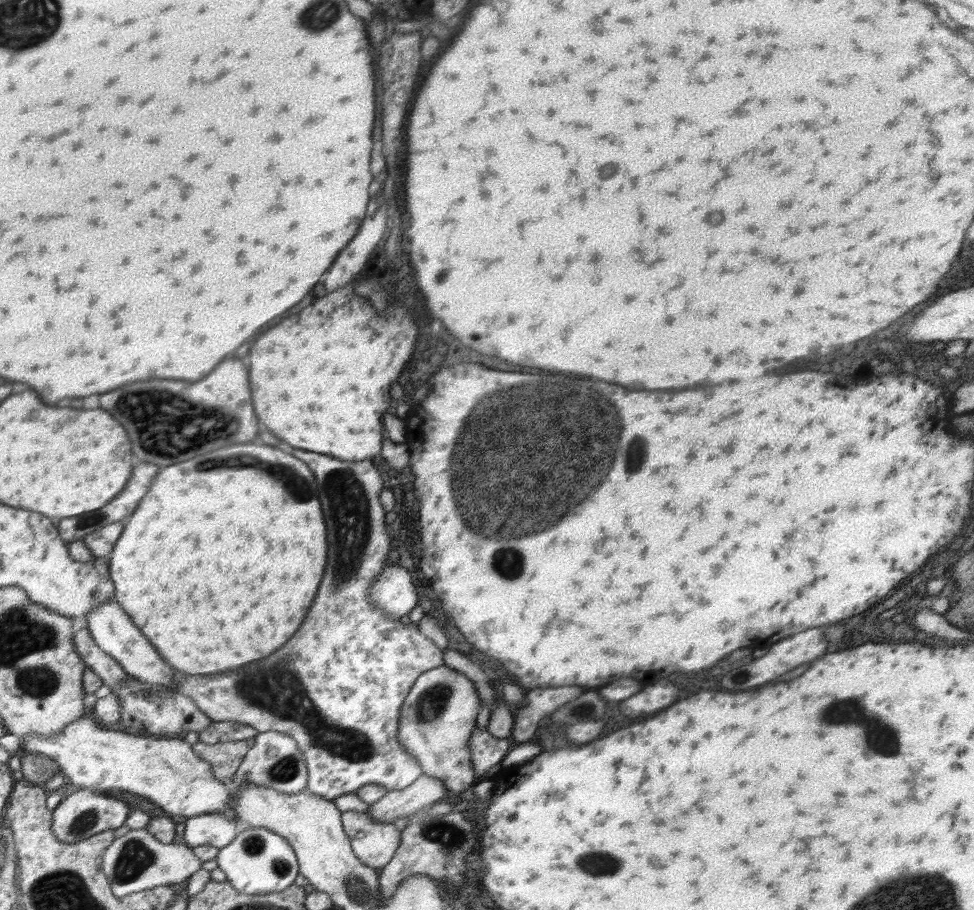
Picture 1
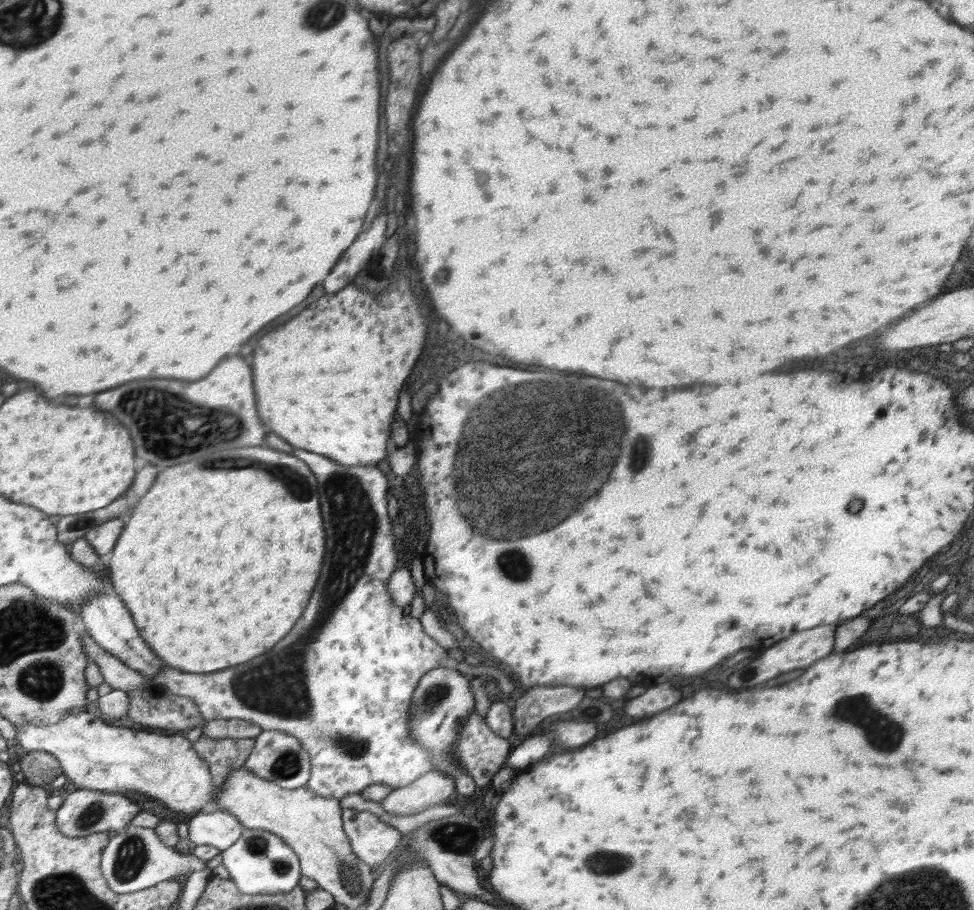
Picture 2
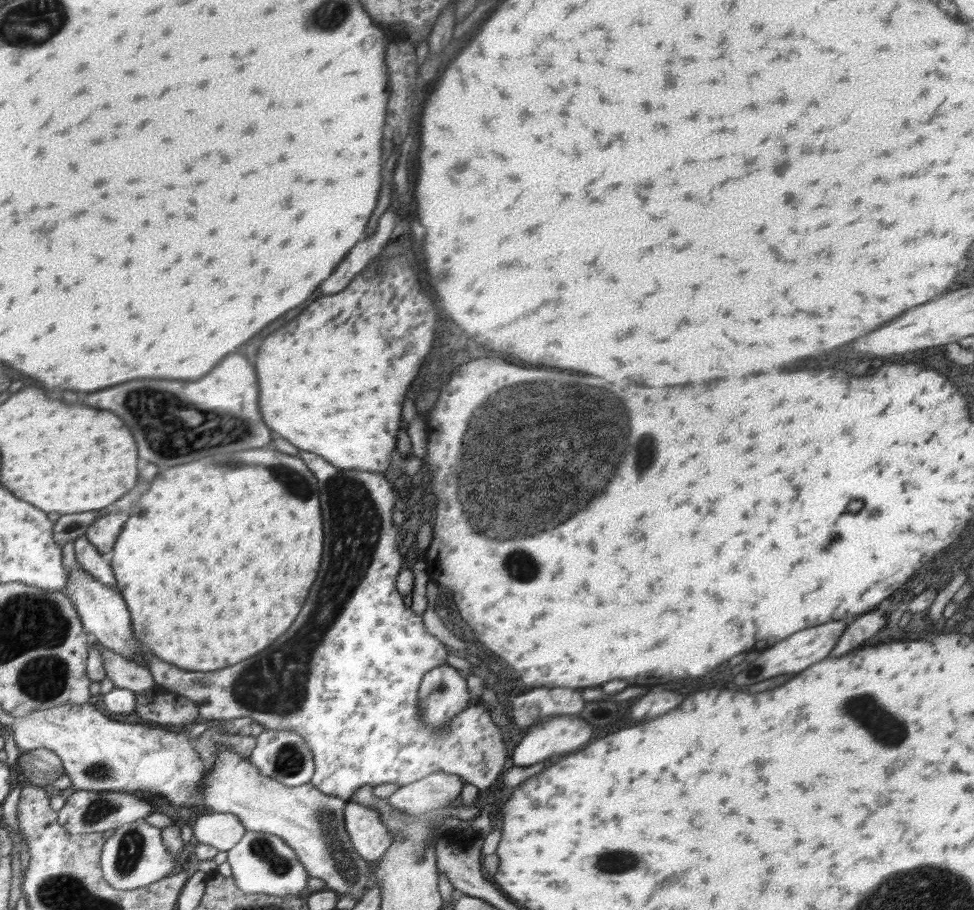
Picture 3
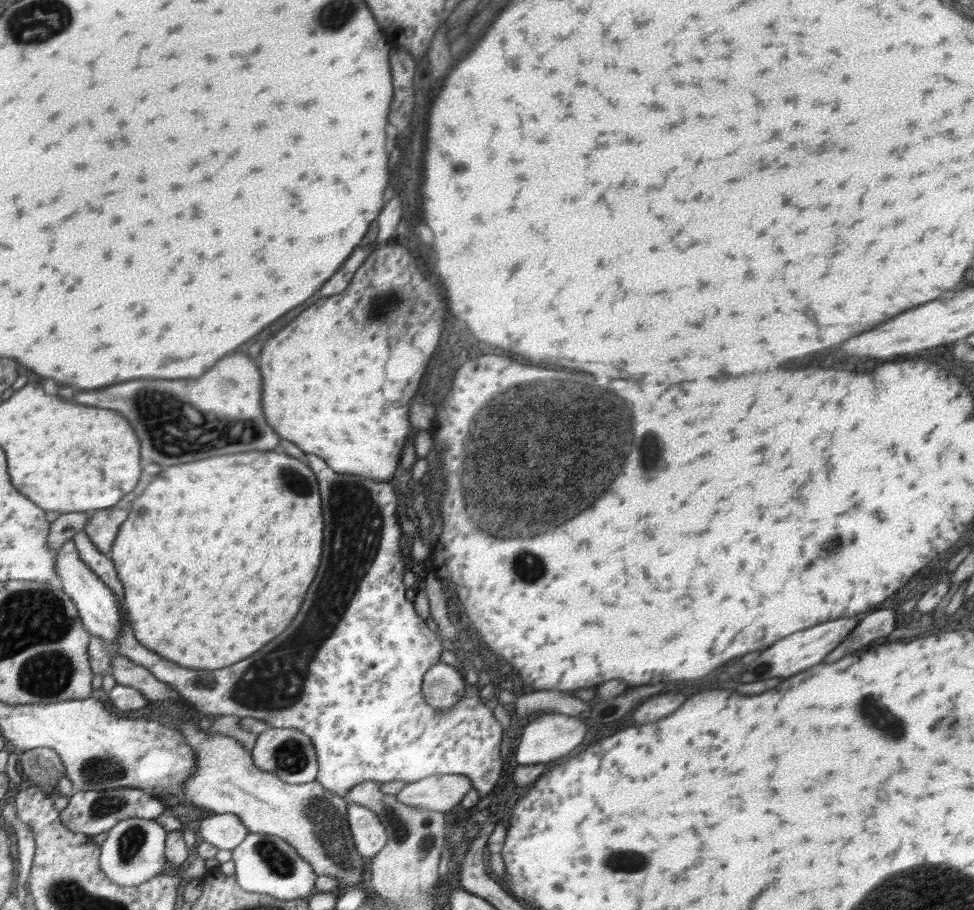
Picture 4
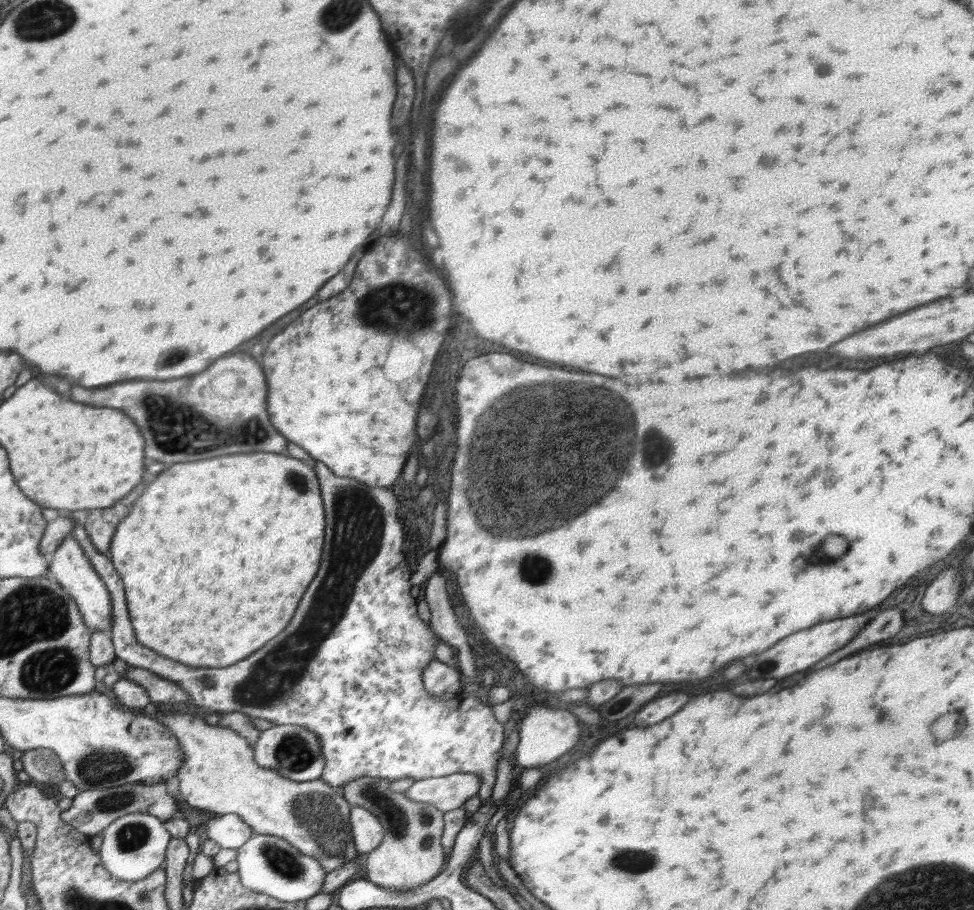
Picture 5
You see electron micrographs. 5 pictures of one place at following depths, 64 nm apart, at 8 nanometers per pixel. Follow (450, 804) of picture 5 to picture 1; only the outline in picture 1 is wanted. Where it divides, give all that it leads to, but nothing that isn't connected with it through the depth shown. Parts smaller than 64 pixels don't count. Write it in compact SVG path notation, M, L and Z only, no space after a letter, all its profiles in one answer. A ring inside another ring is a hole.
M422 774L407 788L389 791L373 803L366 814L378 822L394 823L398 818L415 814L438 803L447 792L449 789L440 778Z

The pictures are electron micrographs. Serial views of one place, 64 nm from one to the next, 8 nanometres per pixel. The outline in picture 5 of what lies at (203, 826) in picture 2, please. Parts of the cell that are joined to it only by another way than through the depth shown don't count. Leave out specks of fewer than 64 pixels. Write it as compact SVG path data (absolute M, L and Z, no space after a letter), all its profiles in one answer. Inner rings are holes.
M236 813L209 820L206 829L206 839L214 840L224 849L240 849L255 834Z

